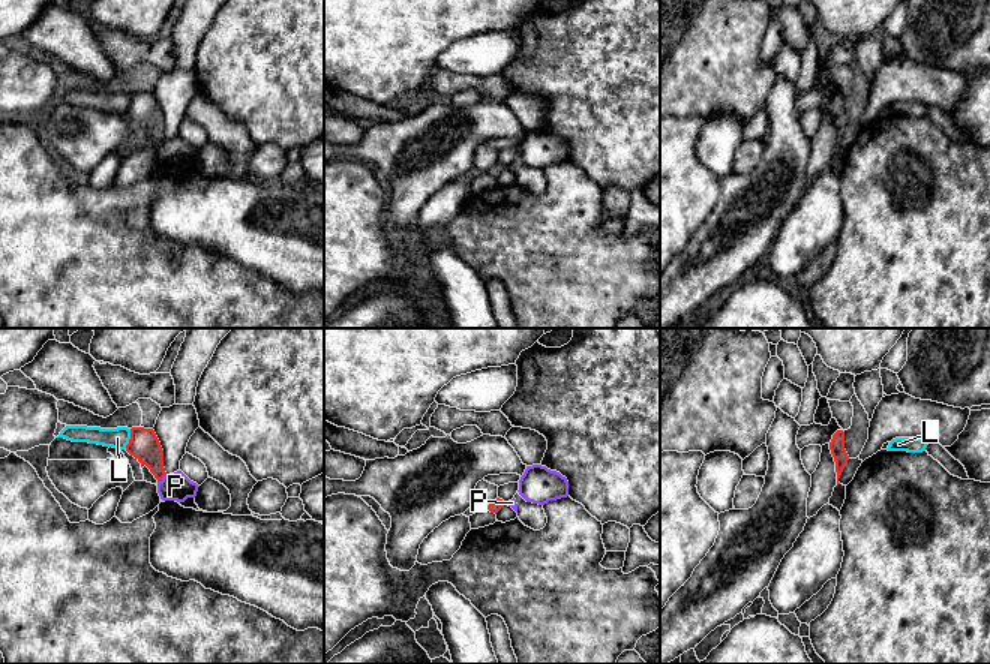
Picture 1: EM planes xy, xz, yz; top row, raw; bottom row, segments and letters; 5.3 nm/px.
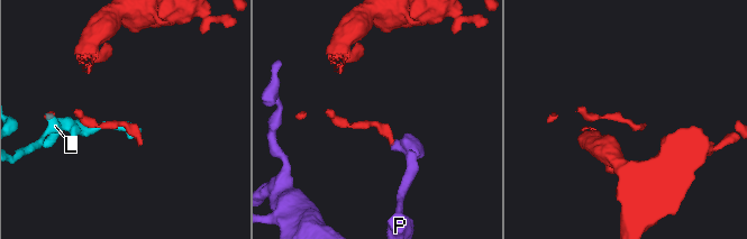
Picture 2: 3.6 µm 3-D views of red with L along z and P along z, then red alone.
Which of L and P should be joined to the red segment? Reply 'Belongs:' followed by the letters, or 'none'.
Belongs: none

